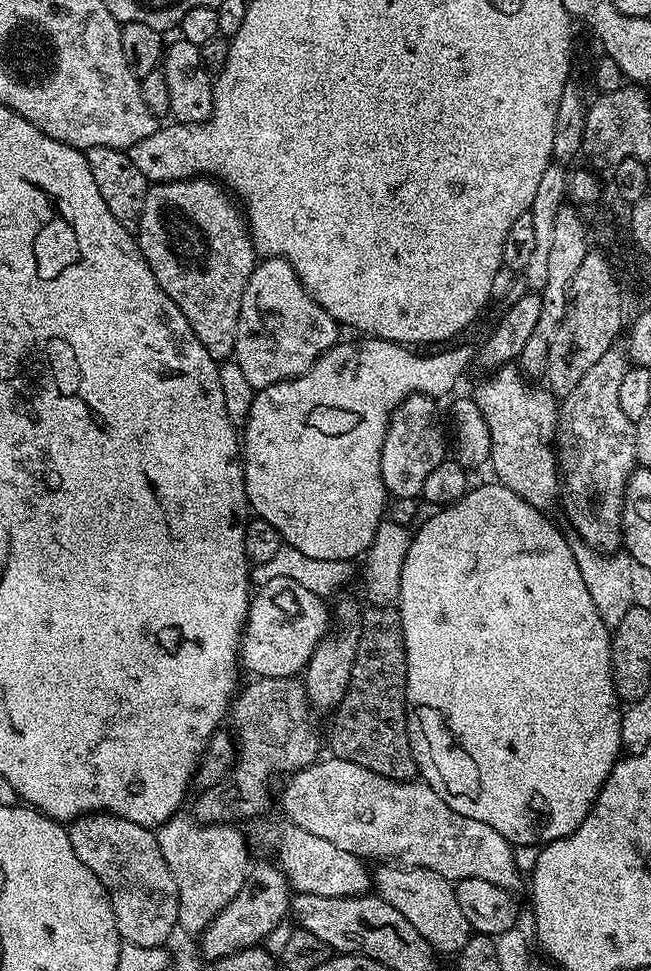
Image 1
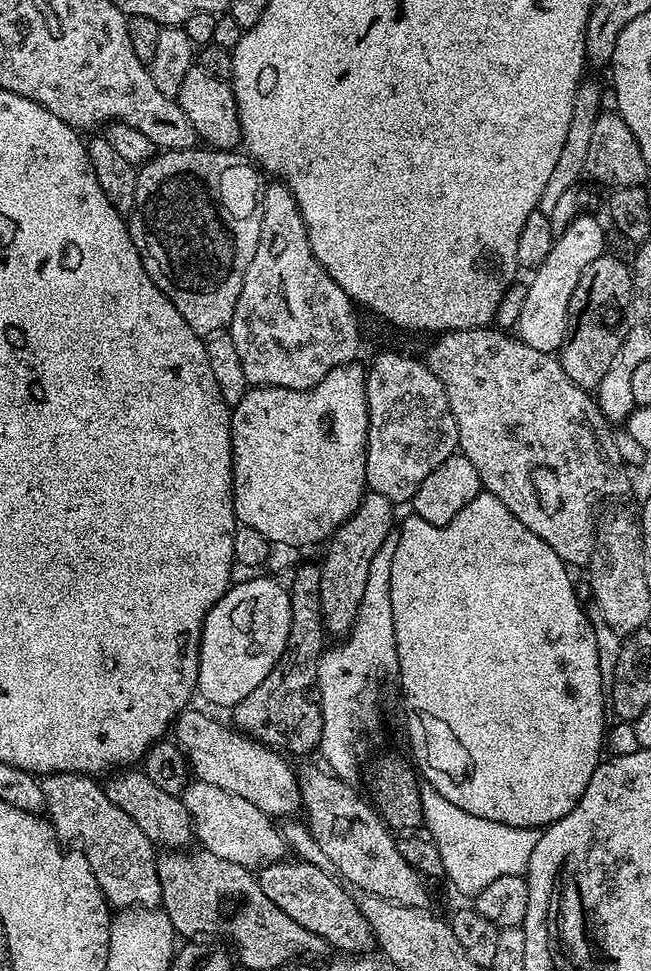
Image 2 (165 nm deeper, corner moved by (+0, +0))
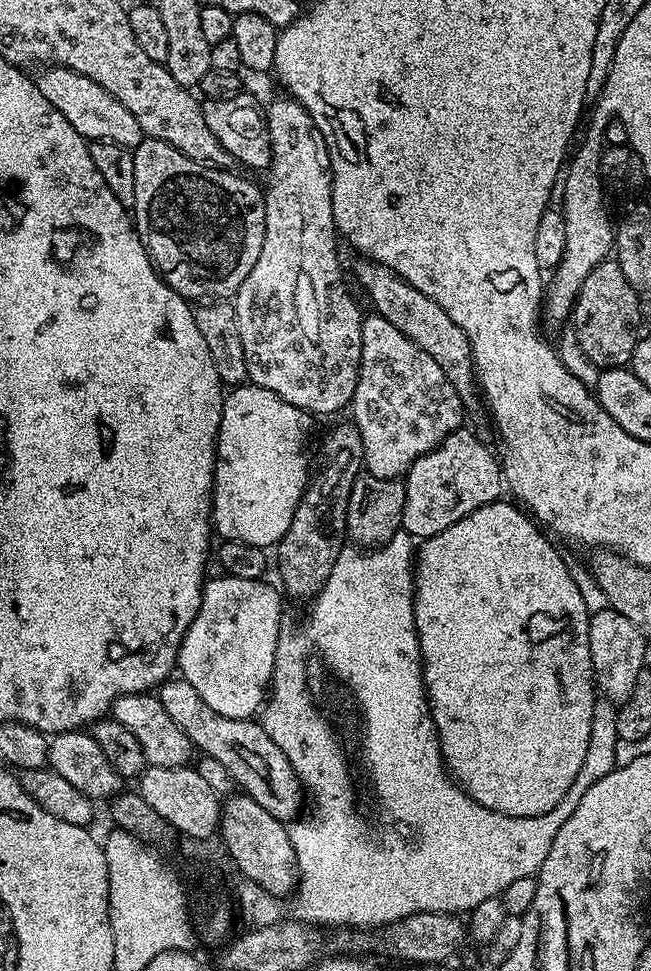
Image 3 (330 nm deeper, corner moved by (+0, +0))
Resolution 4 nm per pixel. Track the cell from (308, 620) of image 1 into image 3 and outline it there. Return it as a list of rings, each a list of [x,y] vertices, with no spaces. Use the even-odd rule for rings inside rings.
[[[219,575],[204,585],[198,614],[180,643],[178,672],[198,690],[198,698],[210,710],[226,718],[250,720],[261,711],[272,682],[274,654],[282,627],[281,593],[264,584],[263,579]]]

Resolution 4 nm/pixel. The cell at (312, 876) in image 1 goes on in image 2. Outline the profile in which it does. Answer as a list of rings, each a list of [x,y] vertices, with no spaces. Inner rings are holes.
[[[199,782],[189,783],[182,793],[182,799],[188,816],[192,819],[195,839],[198,844],[200,840],[199,847],[203,851],[218,858],[226,858],[226,862],[234,862],[249,870],[285,859],[286,845],[283,834],[274,823],[273,817],[258,810],[254,802],[238,798],[238,794],[230,794],[230,790],[218,790],[218,786]]]

